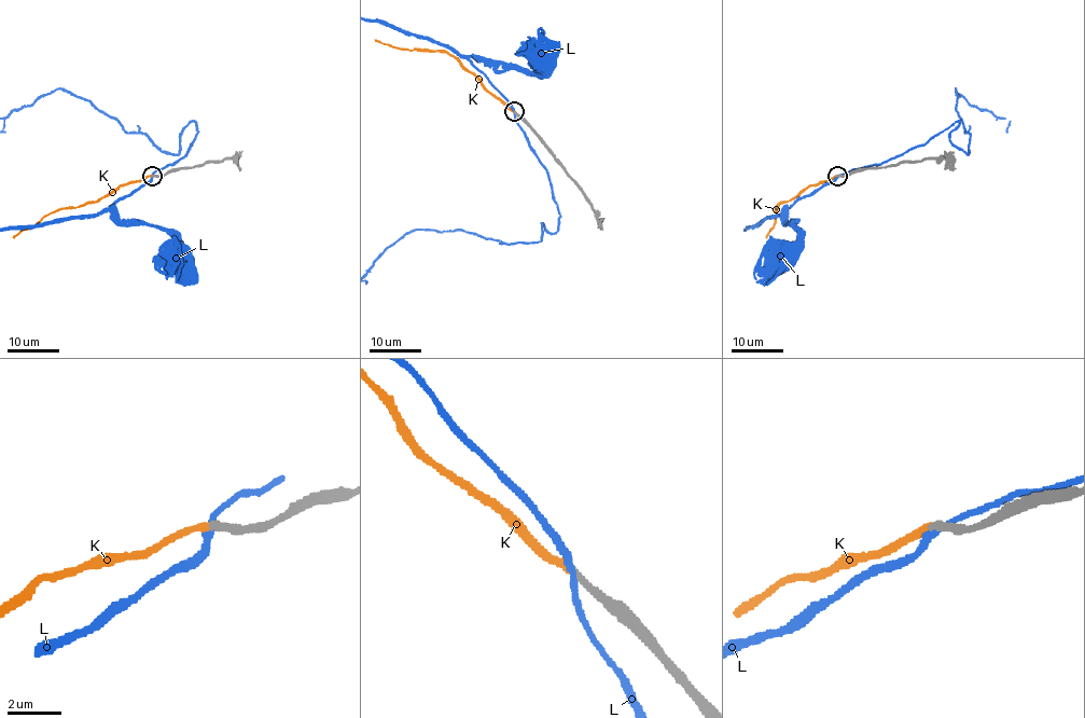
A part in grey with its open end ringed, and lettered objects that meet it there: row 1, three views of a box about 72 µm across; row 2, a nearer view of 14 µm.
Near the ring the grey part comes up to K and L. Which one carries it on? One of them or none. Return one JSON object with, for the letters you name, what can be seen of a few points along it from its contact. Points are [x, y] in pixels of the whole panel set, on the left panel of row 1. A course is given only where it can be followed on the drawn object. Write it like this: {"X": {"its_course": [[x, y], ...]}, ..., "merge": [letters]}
{"K": {"its_course": [[151, 176], [121, 184], [86, 205], [61, 207], [13, 237]]}, "merge": ["K"]}

